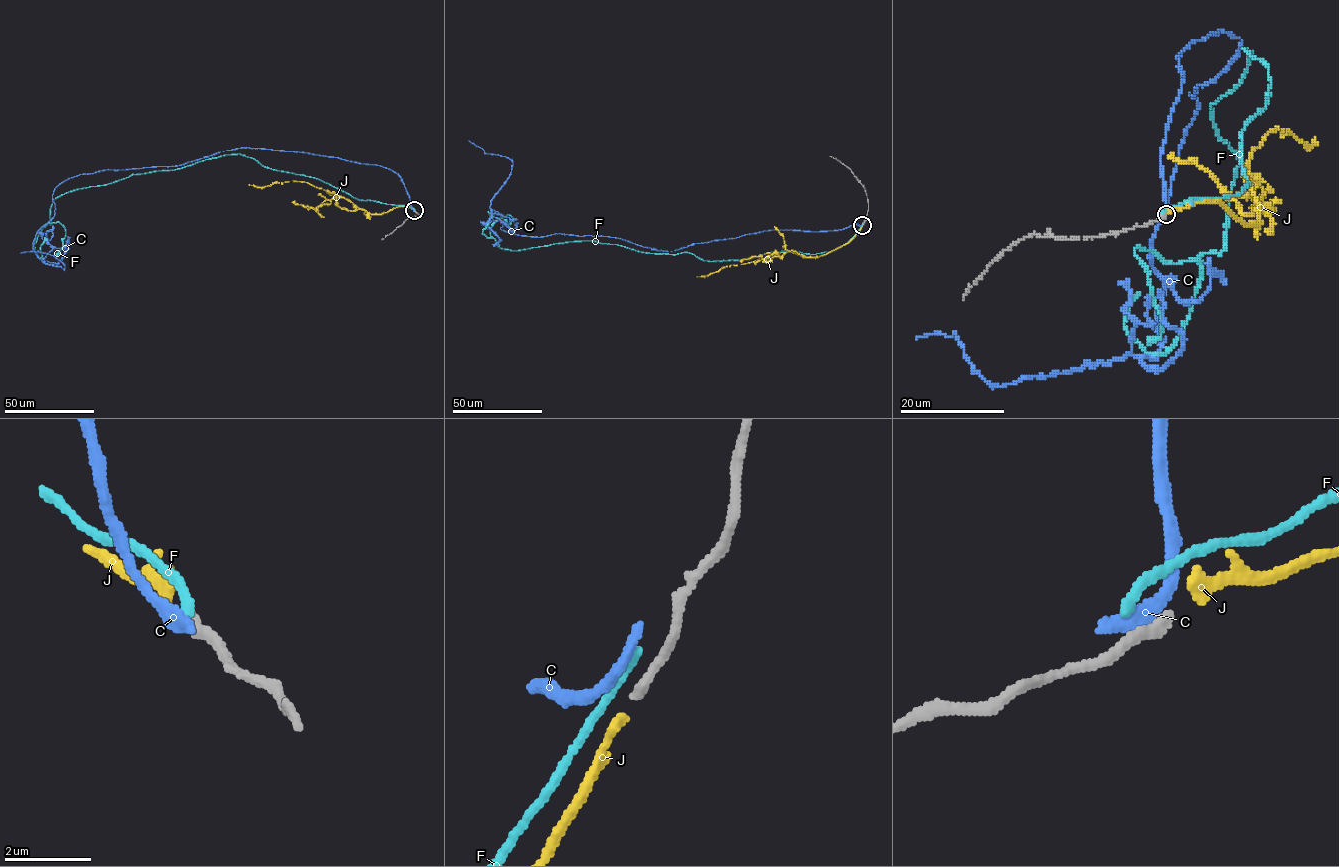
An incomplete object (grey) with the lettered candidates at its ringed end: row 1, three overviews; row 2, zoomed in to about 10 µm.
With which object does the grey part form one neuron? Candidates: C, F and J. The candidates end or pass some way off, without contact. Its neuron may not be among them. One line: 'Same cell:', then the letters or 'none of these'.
Same cell: J

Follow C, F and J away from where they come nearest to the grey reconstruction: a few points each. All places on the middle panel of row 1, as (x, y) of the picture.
C: (862, 225), (770, 230), (671, 251), (605, 236), (519, 235), (498, 221), (481, 223), (513, 162), (468, 140)
F: (862, 225), (832, 251), (711, 261), (594, 241), (506, 249), (490, 229), (507, 215), (513, 220), (504, 219)
J: (862, 226), (846, 243), (820, 256), (804, 257), (784, 252), (723, 266), (709, 275), (696, 277)

